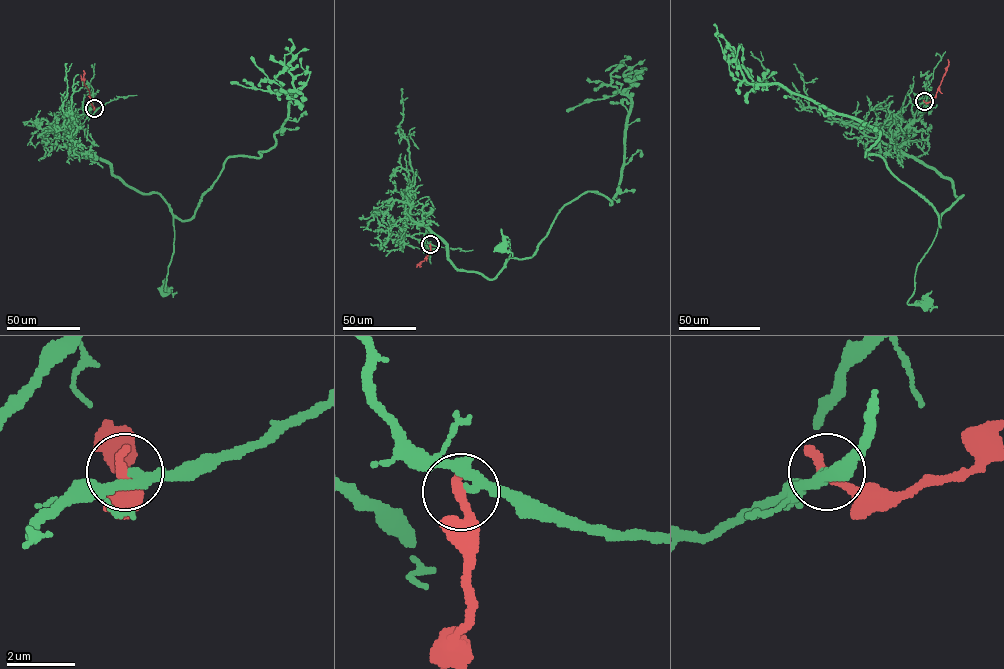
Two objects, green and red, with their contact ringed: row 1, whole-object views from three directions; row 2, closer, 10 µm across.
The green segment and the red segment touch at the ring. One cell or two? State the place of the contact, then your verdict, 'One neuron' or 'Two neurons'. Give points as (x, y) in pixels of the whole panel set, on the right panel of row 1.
Place: (924, 101). Two neurons

